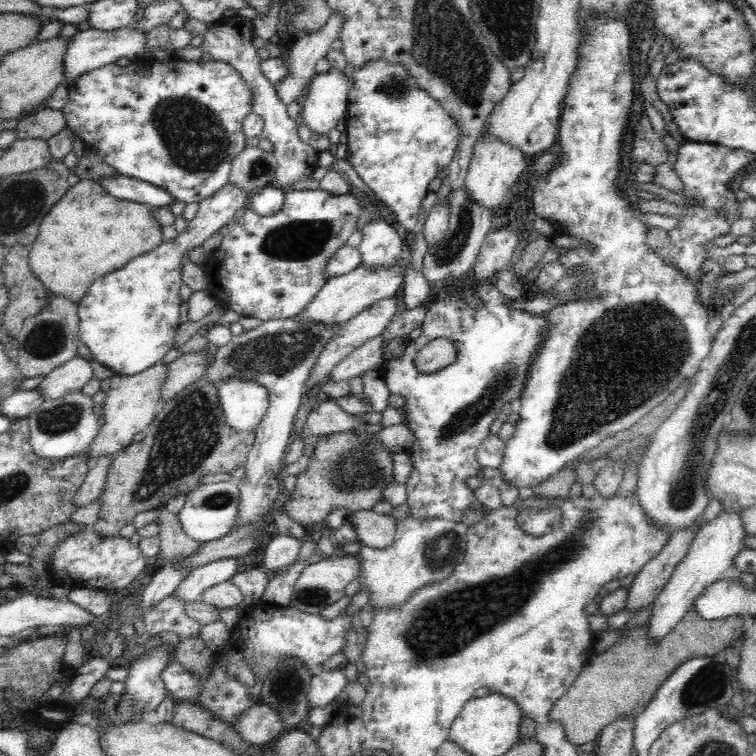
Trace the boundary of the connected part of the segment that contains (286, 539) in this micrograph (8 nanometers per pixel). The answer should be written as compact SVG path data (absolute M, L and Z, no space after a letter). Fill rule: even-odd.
M273 533L268 545L264 547L262 560L264 571L272 577L278 569L295 563L304 540L305 538L298 539L294 536Z

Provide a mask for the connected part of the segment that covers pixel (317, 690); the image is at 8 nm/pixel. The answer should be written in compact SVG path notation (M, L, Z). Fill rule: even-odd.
M339 667L323 670L313 675L308 690L308 703L310 708L323 707L336 699L346 686L346 676Z

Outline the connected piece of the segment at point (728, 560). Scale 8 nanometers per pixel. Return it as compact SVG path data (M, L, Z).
M722 510L716 518L700 526L684 560L678 562L678 566L670 574L670 580L666 582L666 586L662 588L662 592L658 594L654 602L648 619L648 640L655 643L656 640L666 638L668 633L676 628L679 620L692 610L696 597L700 596L712 582L716 582L723 572L732 566L736 554L745 546L744 538L746 538L746 531L744 531L740 512Z

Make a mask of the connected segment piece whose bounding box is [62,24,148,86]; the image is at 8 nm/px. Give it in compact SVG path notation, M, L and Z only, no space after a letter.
M134 24L111 31L82 27L82 30L74 38L68 40L68 46L66 46L66 52L64 52L64 68L62 68L64 69L64 72L62 72L64 73L63 82L67 86L72 86L81 74L100 68L105 64L115 63L122 56L126 56L130 61L142 57L145 52L146 36L148 36L148 32L134 28Z

